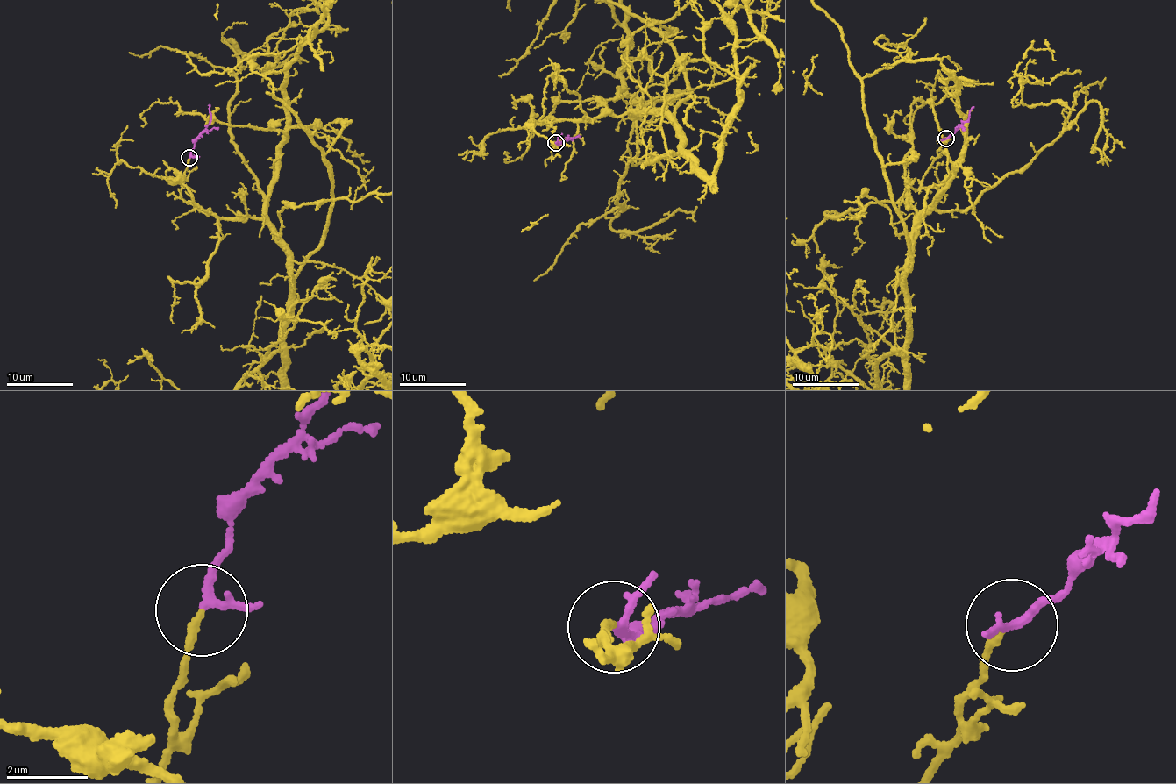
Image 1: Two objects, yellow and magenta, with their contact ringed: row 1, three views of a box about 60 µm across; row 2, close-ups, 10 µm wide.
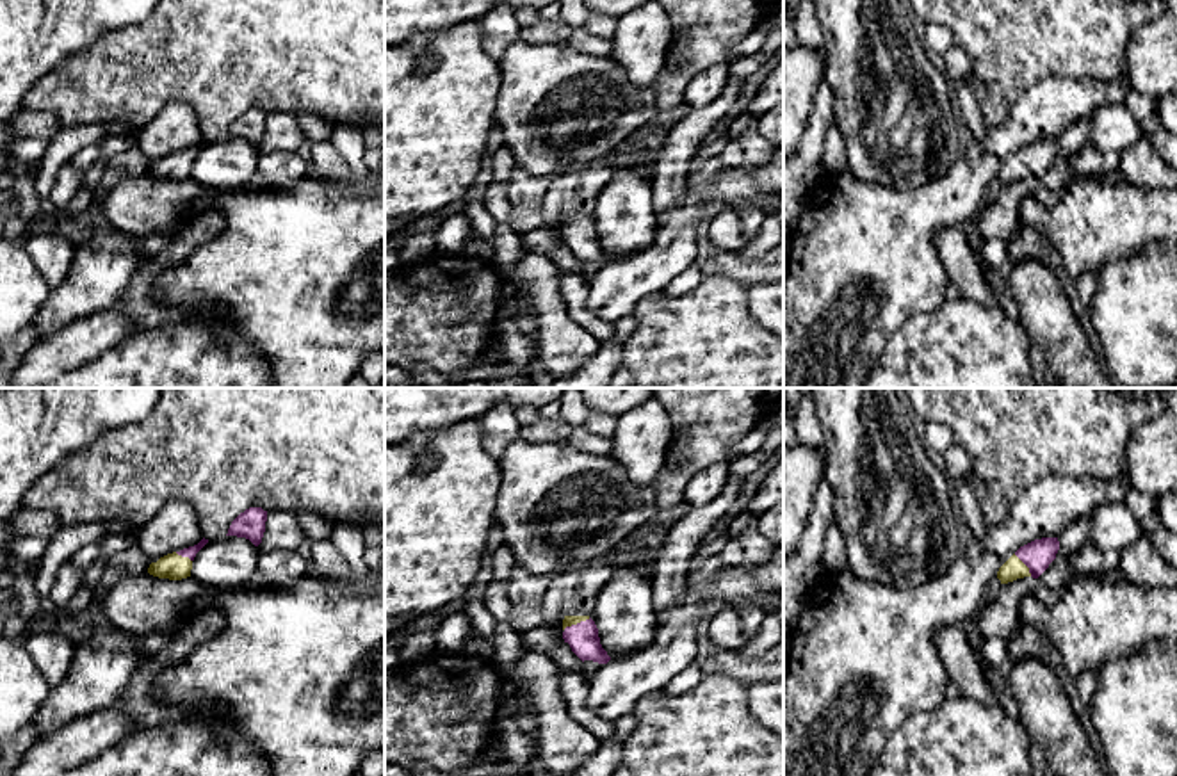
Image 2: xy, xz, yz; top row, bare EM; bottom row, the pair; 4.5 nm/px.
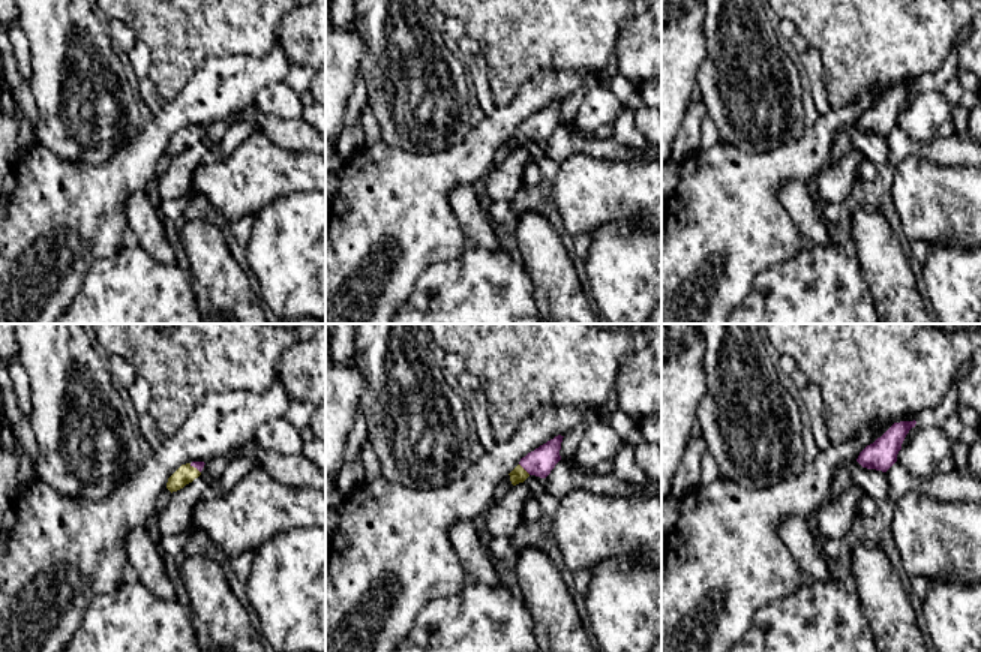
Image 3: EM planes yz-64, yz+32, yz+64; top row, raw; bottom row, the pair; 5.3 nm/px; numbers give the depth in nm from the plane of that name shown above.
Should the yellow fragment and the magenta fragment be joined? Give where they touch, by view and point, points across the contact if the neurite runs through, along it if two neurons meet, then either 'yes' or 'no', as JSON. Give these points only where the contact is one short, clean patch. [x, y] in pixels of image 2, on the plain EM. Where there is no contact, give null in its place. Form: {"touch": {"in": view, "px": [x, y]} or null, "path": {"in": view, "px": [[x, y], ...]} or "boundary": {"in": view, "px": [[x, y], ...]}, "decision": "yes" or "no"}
{"touch": {"in": "xz", "px": [576, 225]}, "path": {"in": "xz", "px": [[568, 221], [576, 225], [583, 239]]}, "decision": "yes"}

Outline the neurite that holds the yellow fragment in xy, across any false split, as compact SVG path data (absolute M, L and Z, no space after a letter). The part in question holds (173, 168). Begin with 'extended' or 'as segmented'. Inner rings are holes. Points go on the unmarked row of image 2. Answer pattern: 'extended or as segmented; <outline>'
extended; M201 141L198 146L183 150L180 153L167 155L157 164L151 164L148 174L158 180L182 182L191 178L192 162L196 155L208 144Z

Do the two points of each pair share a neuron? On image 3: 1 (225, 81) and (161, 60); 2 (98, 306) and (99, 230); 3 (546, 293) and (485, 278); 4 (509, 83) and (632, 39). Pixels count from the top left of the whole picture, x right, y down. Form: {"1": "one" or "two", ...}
{"1": "two", "2": "two", "3": "two", "4": "two"}

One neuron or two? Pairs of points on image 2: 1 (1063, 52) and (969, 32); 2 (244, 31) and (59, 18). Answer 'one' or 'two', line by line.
1: one
2: two

